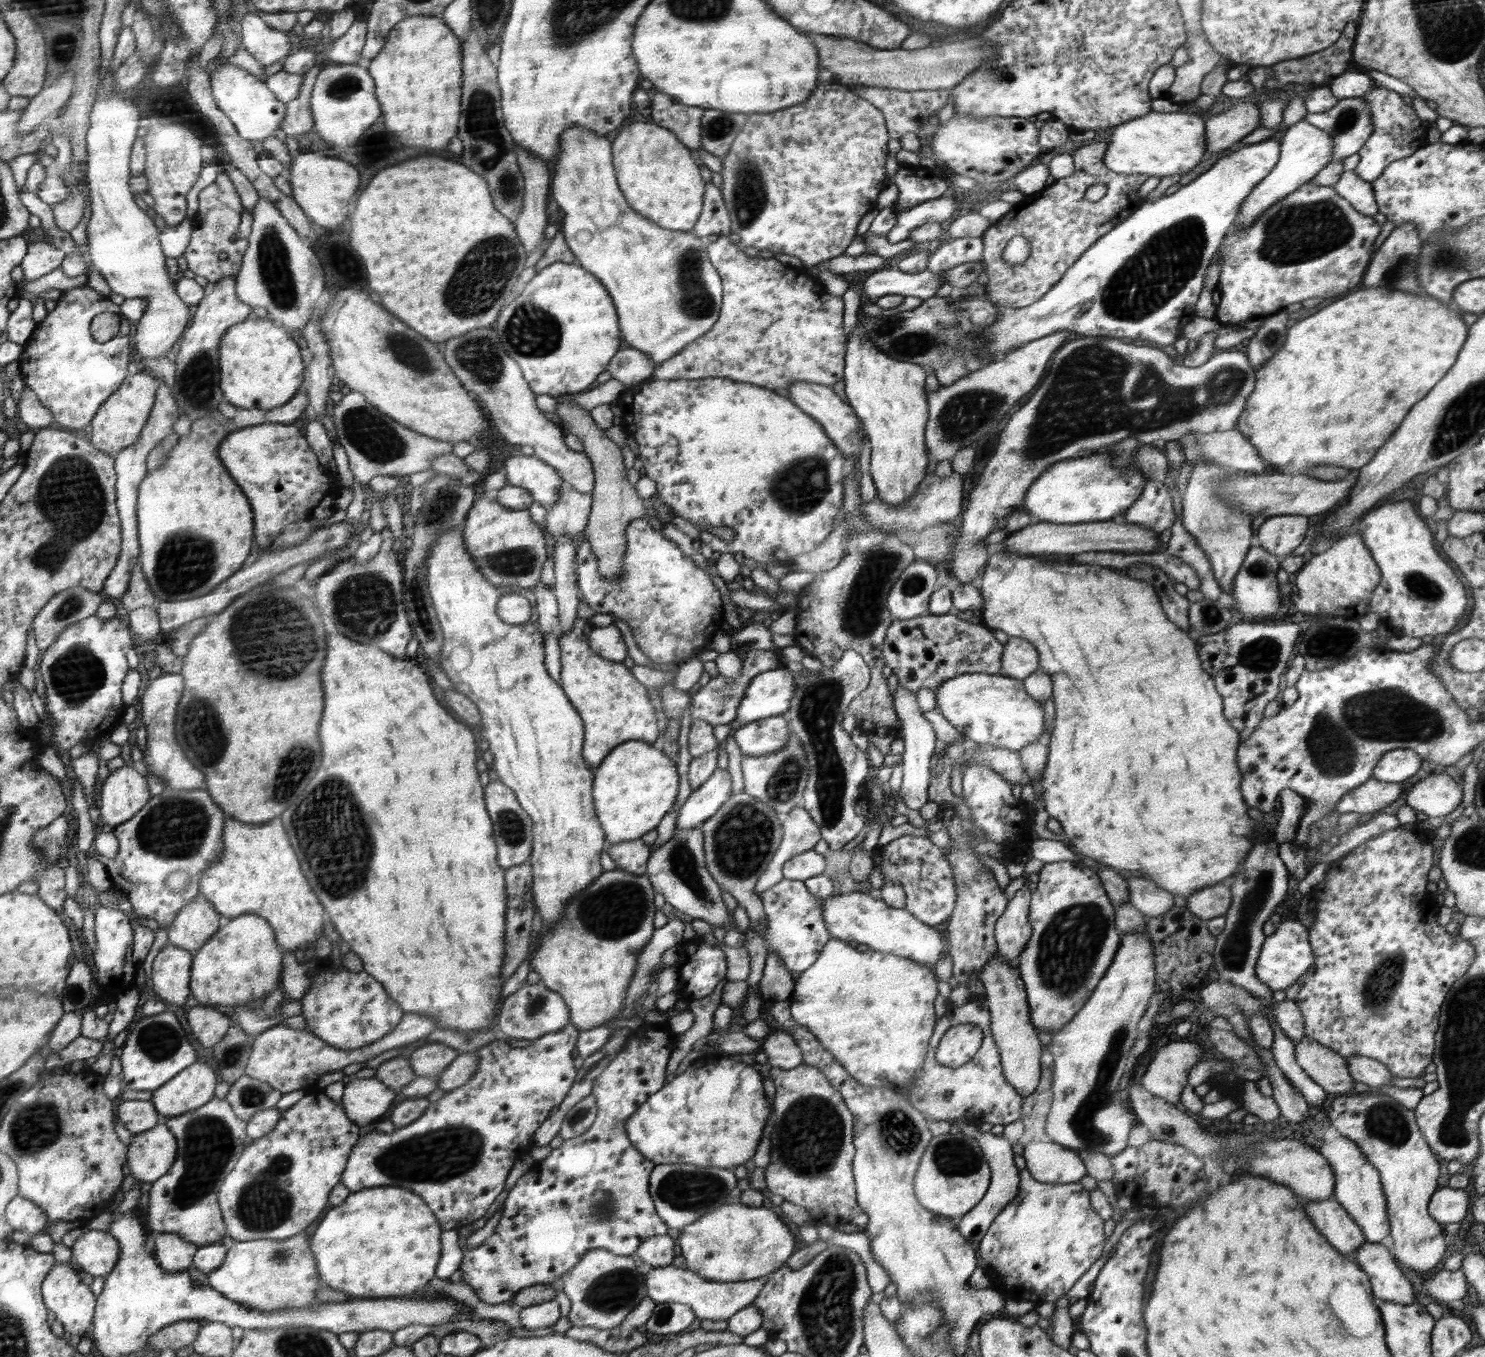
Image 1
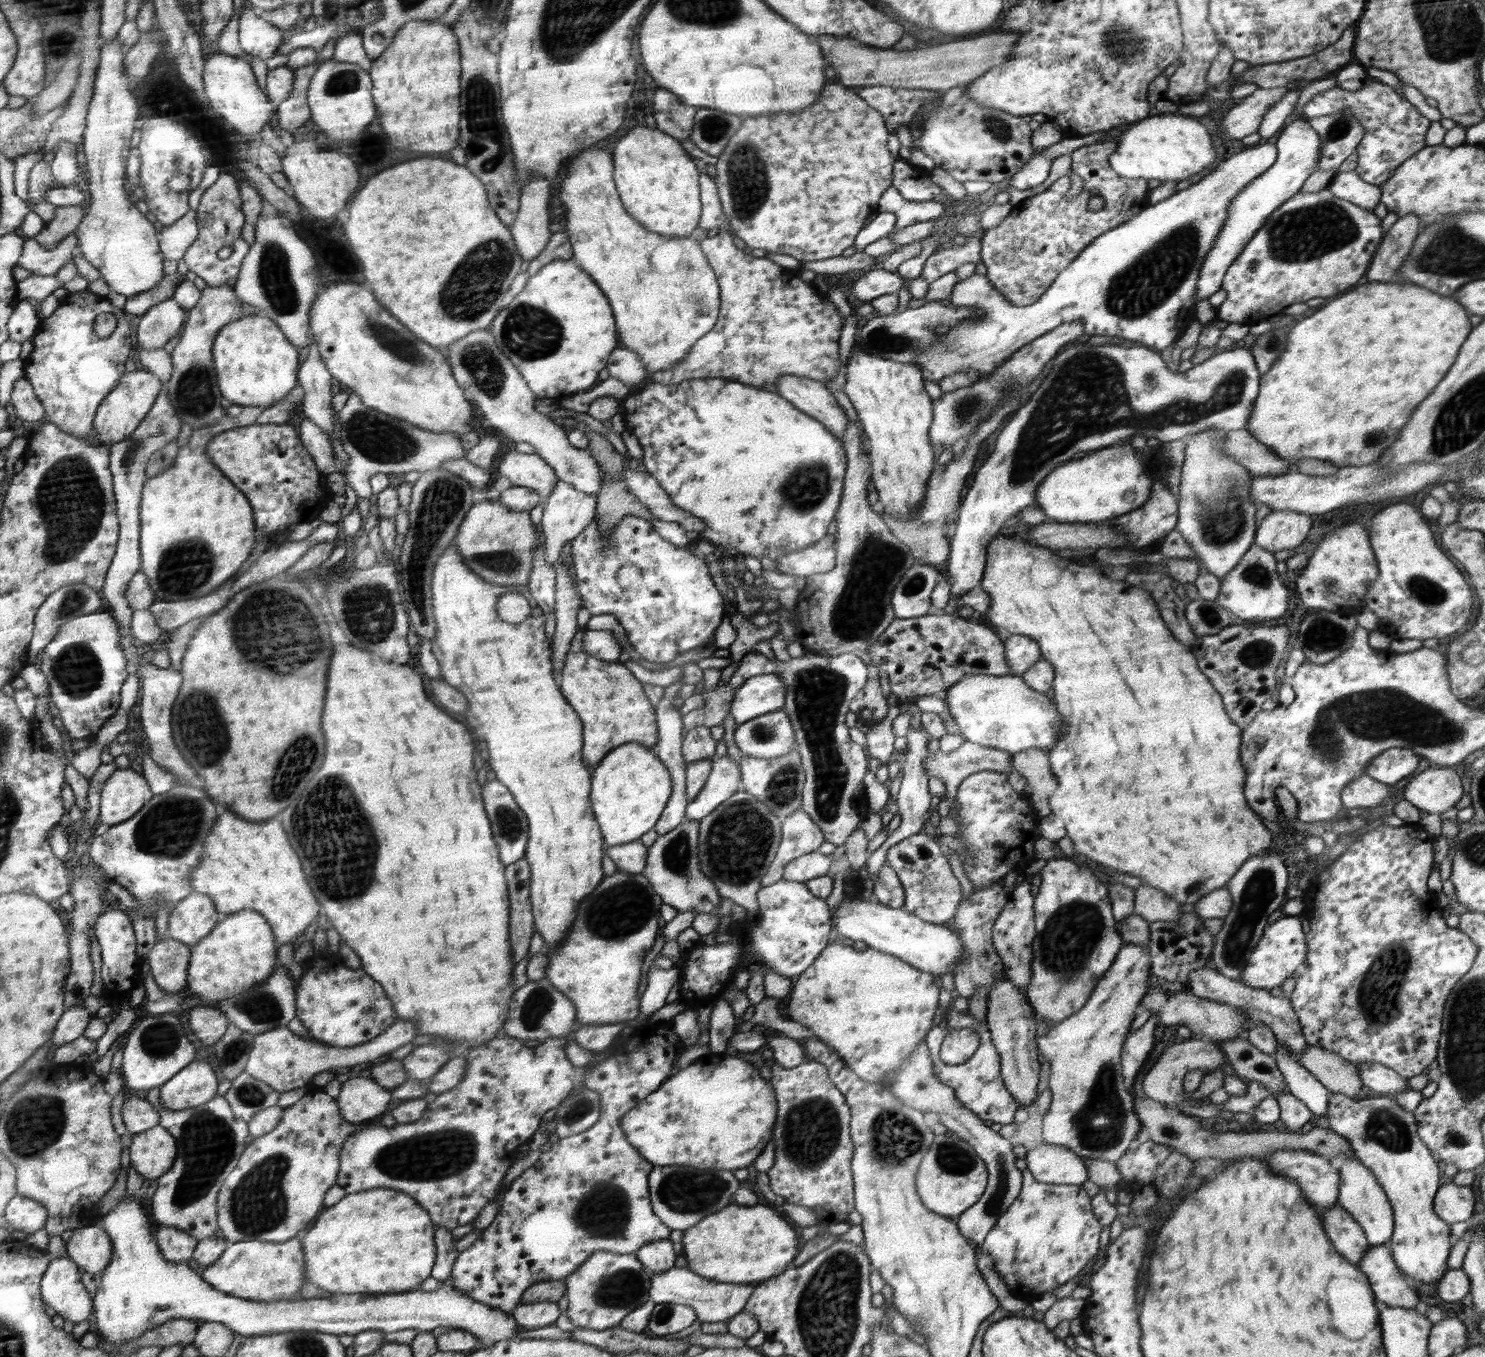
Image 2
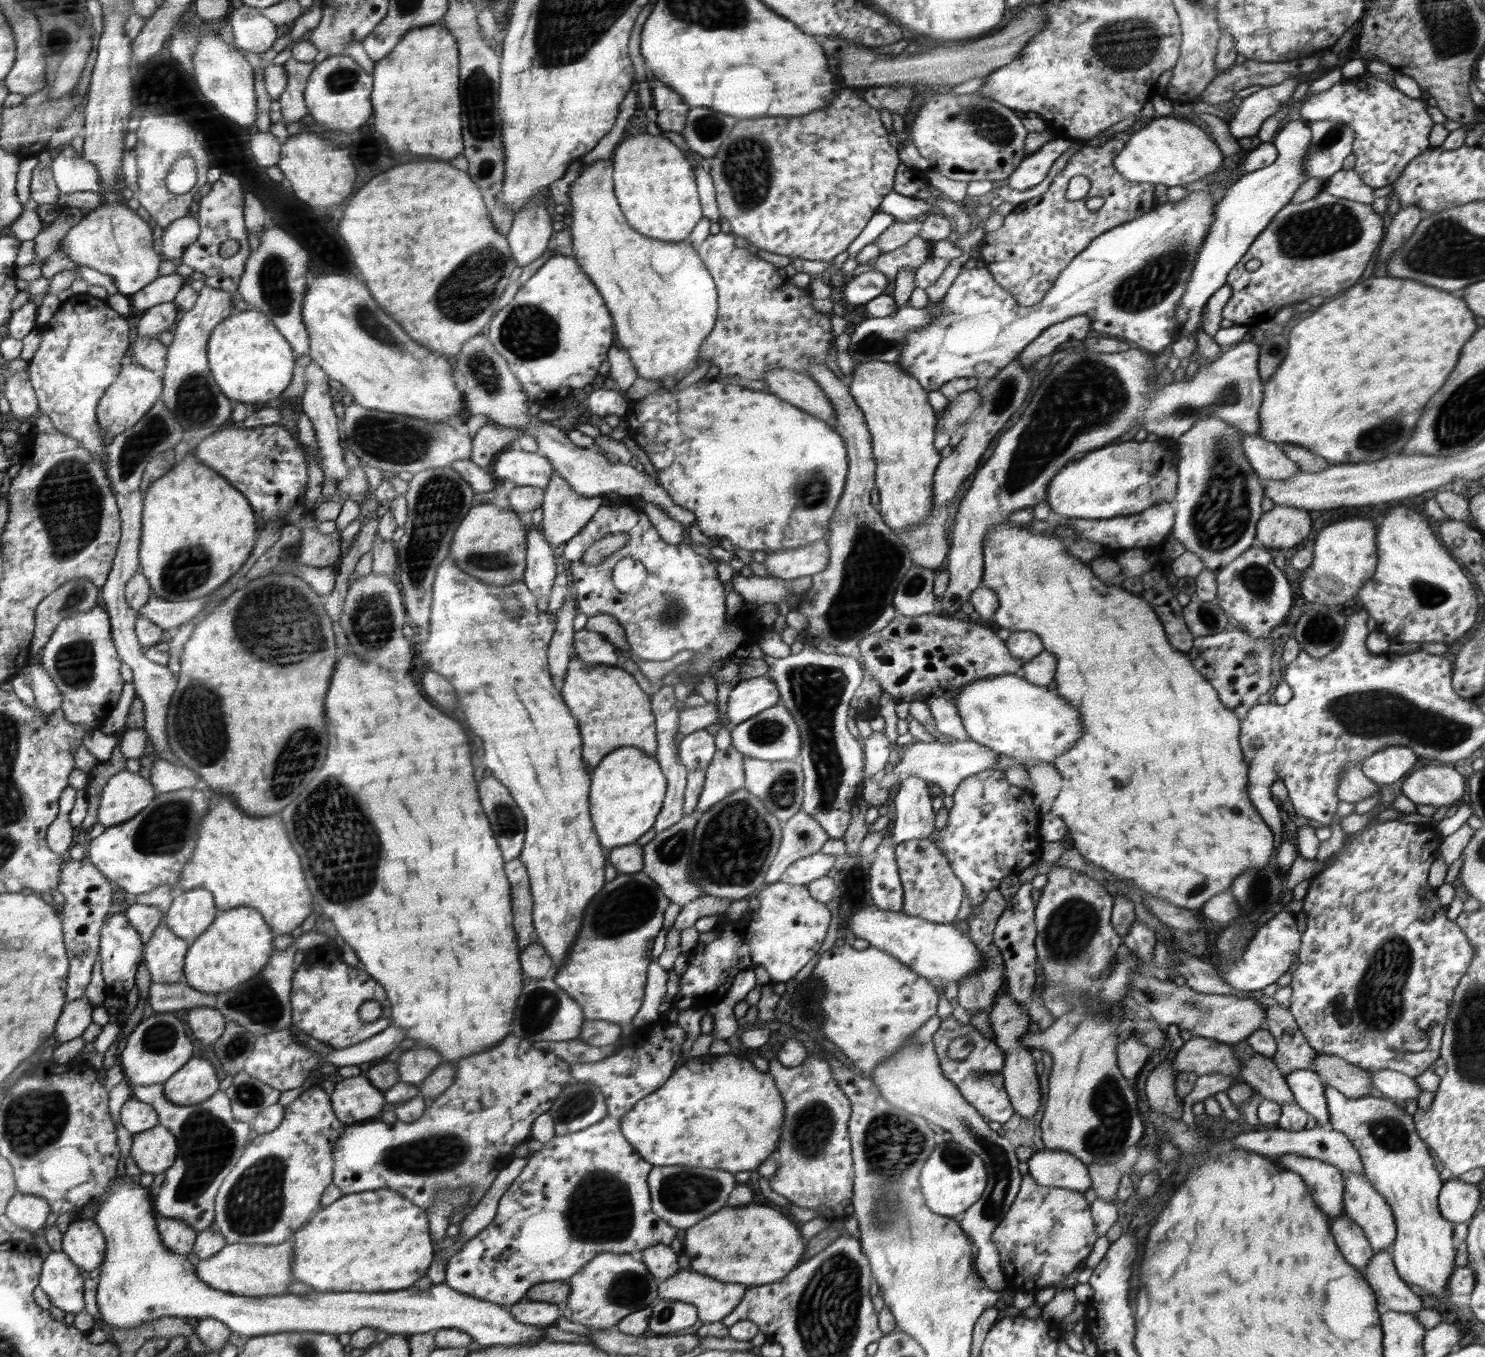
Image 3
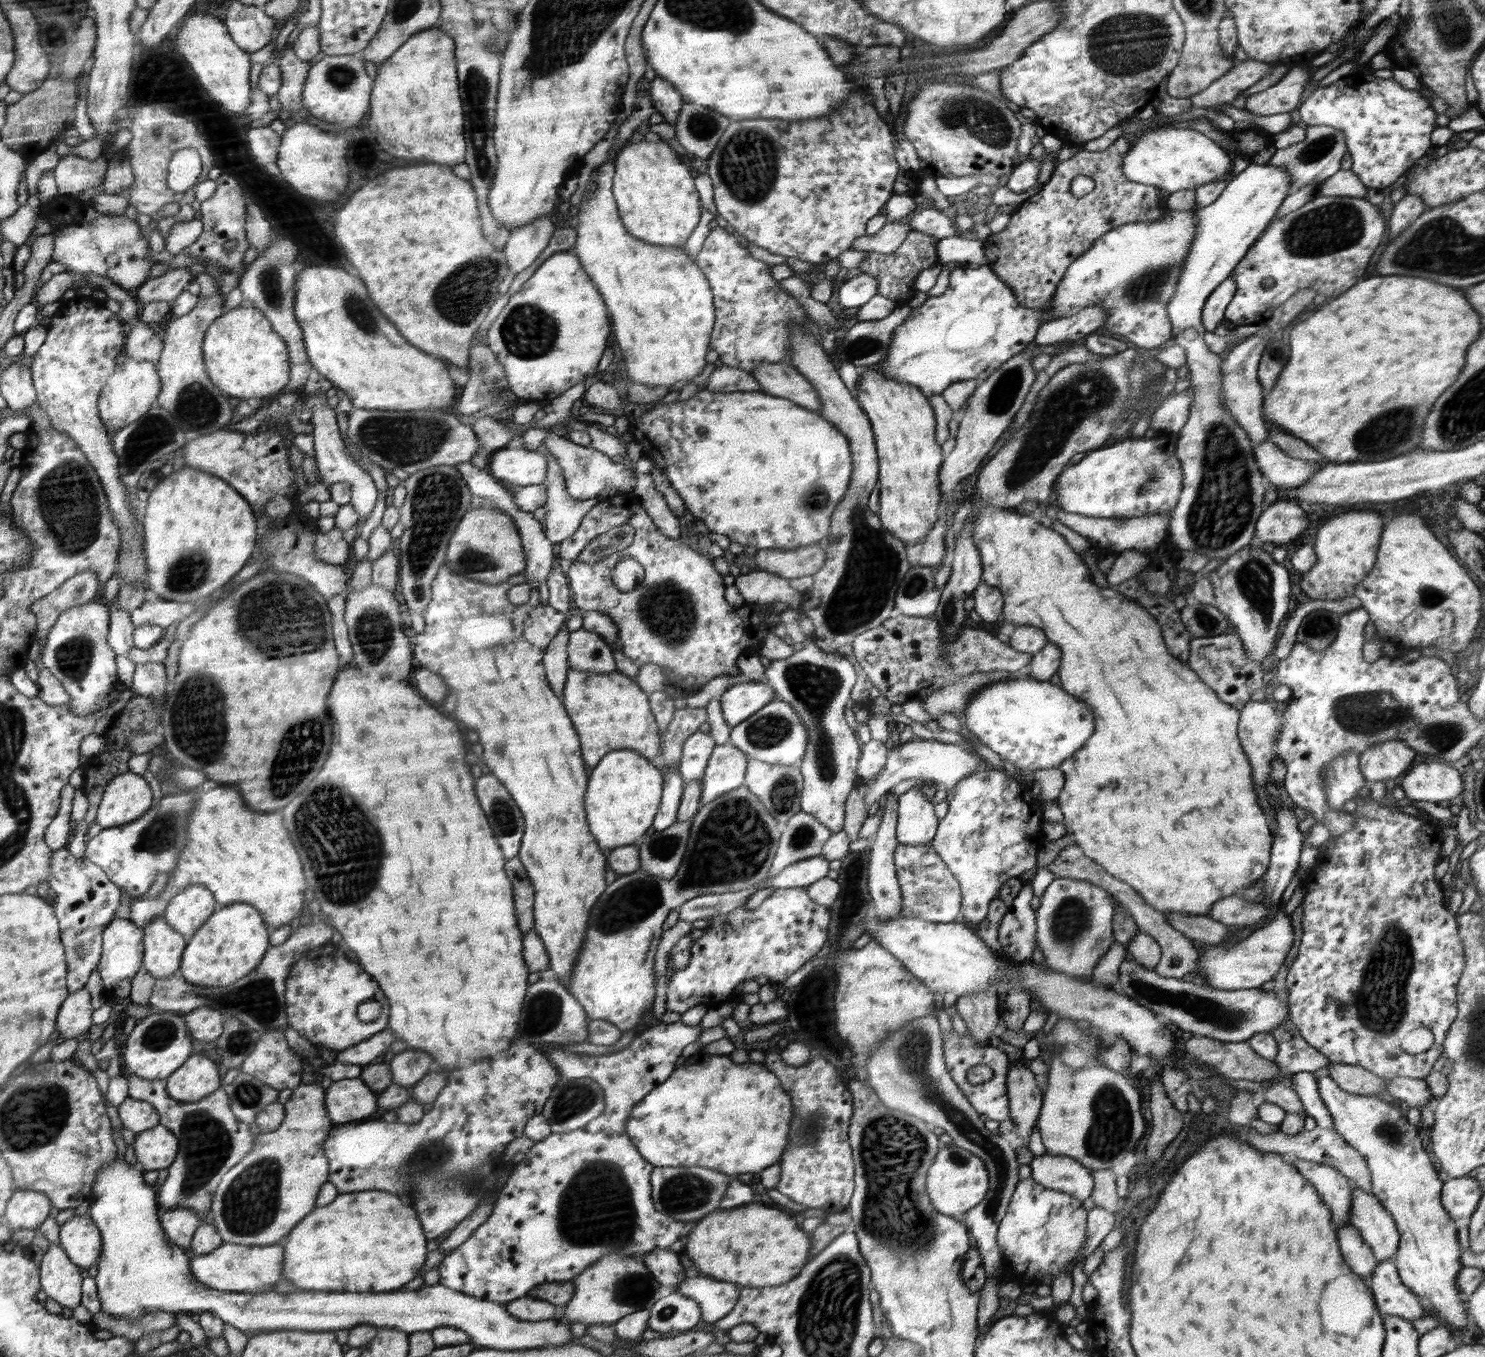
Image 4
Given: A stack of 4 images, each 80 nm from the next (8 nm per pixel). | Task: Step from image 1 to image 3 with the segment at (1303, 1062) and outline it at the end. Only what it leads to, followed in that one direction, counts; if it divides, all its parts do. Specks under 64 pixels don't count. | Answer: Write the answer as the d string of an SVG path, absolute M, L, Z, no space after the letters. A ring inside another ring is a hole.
M1318 1053L1309 1068L1322 1082L1347 1097L1362 1097L1374 1089L1370 1071L1346 1062L1339 1056Z

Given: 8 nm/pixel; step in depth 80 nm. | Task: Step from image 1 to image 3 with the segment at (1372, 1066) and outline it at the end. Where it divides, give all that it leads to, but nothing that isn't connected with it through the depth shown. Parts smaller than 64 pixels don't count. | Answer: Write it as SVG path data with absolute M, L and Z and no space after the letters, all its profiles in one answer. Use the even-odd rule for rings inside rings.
M1372 1071L1372 1085L1386 1098L1418 1099L1422 1089L1414 1079L1398 1071Z

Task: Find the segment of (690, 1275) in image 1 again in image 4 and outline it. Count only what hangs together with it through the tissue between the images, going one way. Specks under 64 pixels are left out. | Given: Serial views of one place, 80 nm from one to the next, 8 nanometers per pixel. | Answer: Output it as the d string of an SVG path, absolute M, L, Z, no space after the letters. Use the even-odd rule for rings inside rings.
M695 1273L692 1277L684 1279L674 1291L699 1301L704 1322L713 1324L734 1310L740 1290L741 1287L736 1283Z

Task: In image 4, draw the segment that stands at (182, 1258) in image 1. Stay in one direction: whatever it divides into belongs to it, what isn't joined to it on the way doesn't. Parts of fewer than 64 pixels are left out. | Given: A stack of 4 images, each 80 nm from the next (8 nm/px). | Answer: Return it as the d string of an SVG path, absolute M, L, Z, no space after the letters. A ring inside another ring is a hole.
M191 1208L169 1210L162 1218L164 1230L171 1237L173 1244L184 1249L191 1246L196 1229L199 1228L199 1216Z

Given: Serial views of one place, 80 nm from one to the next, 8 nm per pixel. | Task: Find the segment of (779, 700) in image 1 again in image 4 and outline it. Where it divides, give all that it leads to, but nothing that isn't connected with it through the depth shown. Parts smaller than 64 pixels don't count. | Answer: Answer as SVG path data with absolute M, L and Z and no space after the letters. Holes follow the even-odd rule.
M735 681L719 696L722 714L731 726L743 723L776 698L775 689L765 681Z

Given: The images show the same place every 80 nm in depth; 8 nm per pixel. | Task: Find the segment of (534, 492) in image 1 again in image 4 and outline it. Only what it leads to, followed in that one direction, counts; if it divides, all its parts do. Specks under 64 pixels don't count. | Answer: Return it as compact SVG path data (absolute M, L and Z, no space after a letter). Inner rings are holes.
M509 445L496 450L487 468L500 482L519 487L543 484L547 479L548 458L524 446Z

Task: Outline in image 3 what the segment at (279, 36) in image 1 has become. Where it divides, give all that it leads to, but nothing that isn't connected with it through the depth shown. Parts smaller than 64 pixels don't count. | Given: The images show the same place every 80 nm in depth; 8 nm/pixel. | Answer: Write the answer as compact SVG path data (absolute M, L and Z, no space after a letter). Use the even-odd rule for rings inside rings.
M245 5L235 9L234 12L229 15L229 24L232 27L236 46L238 46L242 52L251 52L260 55L260 53L267 52L276 40L279 39L275 22L264 17L261 9Z

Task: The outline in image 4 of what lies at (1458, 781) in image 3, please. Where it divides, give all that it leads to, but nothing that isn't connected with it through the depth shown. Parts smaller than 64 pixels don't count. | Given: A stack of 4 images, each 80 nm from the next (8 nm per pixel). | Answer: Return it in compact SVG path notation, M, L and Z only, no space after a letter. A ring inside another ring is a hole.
M1429 758L1406 773L1402 790L1412 800L1440 803L1463 792L1461 772L1450 763Z

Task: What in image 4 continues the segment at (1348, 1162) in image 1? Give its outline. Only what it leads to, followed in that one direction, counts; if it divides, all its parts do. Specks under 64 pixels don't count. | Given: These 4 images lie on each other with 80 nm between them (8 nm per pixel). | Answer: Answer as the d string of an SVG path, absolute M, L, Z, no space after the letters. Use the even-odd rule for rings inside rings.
M1353 1184L1352 1187L1350 1224L1360 1231L1378 1262L1393 1259L1401 1235L1394 1218L1373 1193L1367 1193Z

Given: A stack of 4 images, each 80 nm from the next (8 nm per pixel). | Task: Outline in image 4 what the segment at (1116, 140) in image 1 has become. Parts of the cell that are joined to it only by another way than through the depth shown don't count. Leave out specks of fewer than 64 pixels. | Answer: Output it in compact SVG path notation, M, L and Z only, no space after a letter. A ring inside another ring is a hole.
M1162 126L1150 130L1128 149L1121 168L1128 180L1171 193L1177 190L1196 190L1208 182L1220 180L1228 172L1232 159L1217 142L1191 128L1172 127Z

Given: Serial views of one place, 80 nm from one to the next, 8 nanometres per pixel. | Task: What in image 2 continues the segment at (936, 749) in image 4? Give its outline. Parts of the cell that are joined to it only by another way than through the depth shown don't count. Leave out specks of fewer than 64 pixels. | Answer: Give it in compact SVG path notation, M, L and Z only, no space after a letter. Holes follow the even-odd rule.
M966 740L960 748L944 753L927 750L923 762L926 774L937 776L946 784L947 796L956 797L959 784L971 774L980 771L1002 772L1006 775L1013 771L1011 754L988 746Z

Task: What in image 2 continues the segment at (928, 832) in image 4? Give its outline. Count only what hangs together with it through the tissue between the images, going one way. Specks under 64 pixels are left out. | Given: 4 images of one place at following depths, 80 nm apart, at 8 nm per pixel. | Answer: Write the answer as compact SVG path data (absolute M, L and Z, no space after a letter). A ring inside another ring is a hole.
M911 728L905 736L908 740L908 746L903 755L905 761L902 765L902 781L898 793L898 799L896 800L896 806L898 807L897 813L901 816L901 822L898 828L890 835L886 841L877 848L874 852L869 853L866 860L866 867L870 878L875 879L878 875L879 868L885 863L885 855L887 850L894 846L897 842L908 838L909 836L918 834L922 831L922 827L926 820L929 819L930 800L932 795L928 791L928 779L929 774L926 774L923 762L927 757L928 739L931 737L926 729Z

